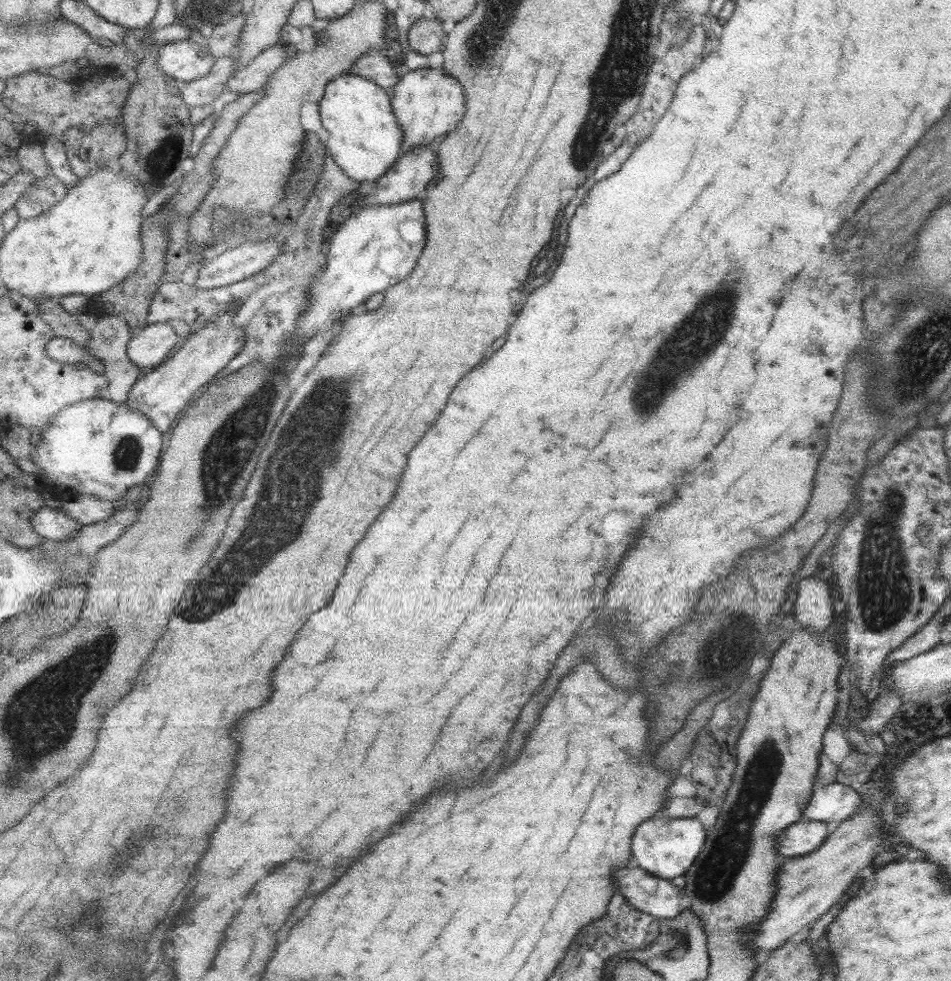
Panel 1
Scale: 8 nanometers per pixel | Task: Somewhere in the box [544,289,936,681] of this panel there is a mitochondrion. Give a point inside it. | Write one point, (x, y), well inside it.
(884, 589)

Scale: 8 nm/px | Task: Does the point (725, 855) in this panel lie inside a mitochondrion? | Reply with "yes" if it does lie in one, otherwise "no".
yes

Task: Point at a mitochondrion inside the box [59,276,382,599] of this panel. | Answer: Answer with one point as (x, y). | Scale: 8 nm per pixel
(223, 460)

